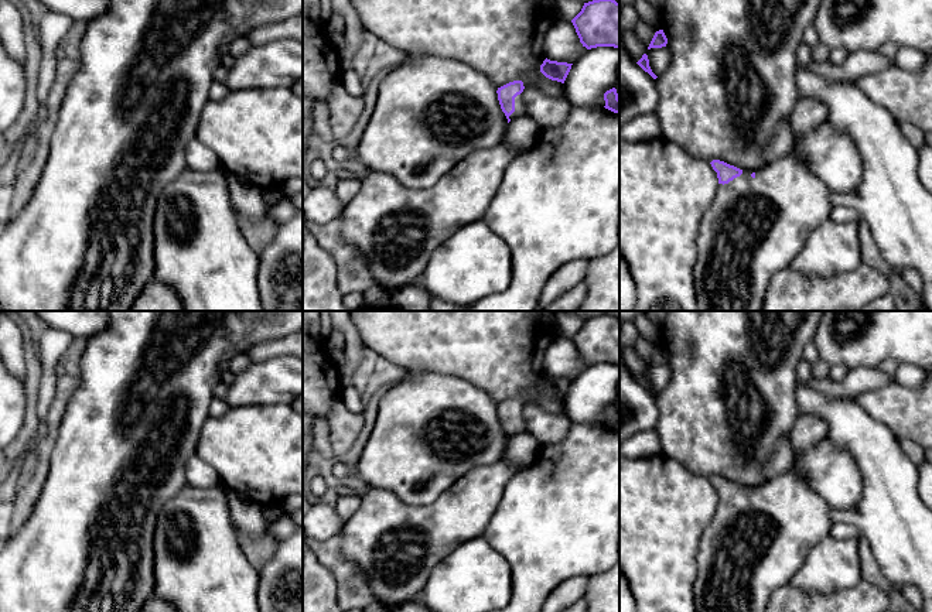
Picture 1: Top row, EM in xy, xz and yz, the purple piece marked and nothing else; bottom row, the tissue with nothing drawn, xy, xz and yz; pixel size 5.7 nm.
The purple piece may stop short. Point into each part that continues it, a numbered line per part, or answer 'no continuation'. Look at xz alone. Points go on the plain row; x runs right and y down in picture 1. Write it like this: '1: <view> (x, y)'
1: xz (519, 423)

